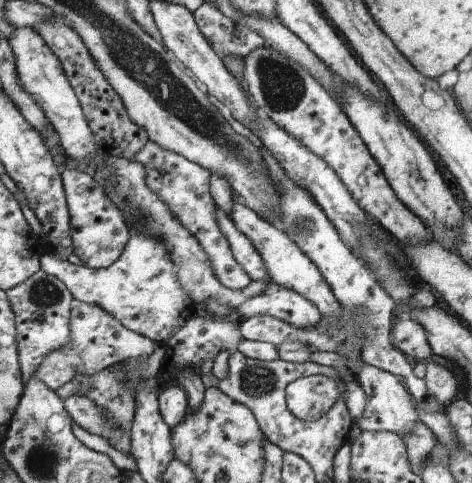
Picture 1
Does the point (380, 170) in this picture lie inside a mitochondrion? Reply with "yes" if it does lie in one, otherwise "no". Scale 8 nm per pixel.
no

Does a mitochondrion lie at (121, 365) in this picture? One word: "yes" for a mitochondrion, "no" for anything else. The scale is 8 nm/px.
no

